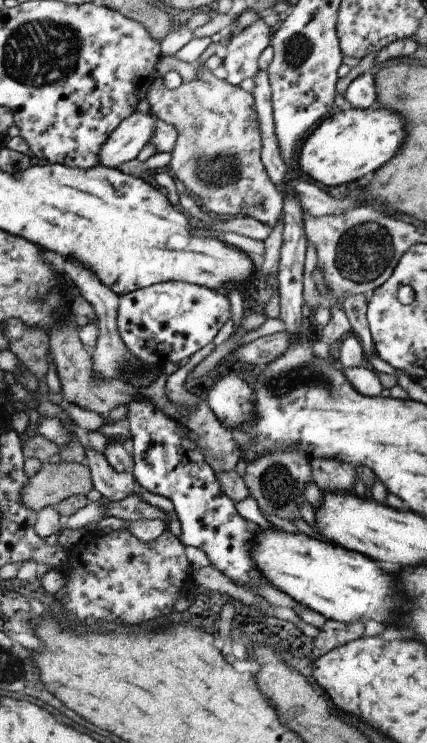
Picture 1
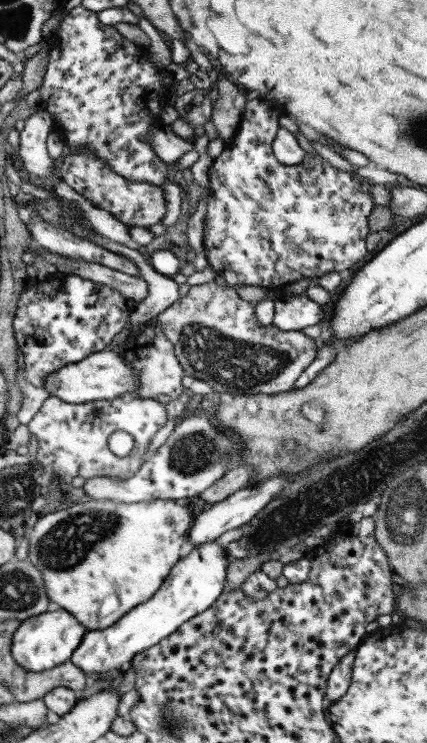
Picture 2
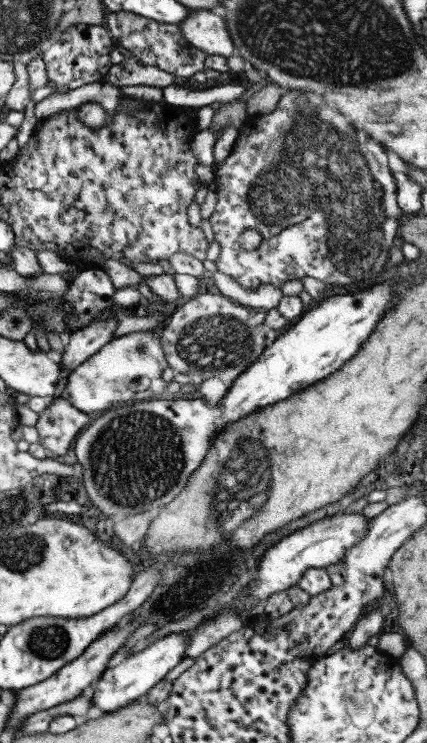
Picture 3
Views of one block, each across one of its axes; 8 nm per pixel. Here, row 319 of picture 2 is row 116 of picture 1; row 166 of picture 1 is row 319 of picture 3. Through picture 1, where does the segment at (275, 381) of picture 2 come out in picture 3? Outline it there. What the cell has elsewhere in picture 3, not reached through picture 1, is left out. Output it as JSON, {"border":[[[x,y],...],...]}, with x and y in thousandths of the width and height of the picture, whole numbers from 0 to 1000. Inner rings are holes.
{"border":[[[464,394],[431,402],[412,410],[379,450],[389,487],[422,502],[454,502],[485,510],[508,506],[536,524],[548,510],[616,476],[630,462],[618,436],[623,421],[623,416],[564,410],[515,394]]]}

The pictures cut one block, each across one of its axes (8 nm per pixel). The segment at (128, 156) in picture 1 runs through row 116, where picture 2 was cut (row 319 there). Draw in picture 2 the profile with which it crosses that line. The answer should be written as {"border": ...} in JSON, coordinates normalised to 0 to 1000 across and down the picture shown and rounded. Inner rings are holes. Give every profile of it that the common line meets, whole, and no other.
{"border":[[[222,311],[213,312],[208,319],[234,332],[304,349],[326,359],[330,373],[347,381],[347,398],[335,405],[321,406],[300,428],[304,437],[297,441],[307,443],[314,437],[344,437],[361,433],[370,423],[403,412],[424,400],[419,382],[396,371],[365,366],[365,362],[342,351],[323,335],[262,326]]]}

